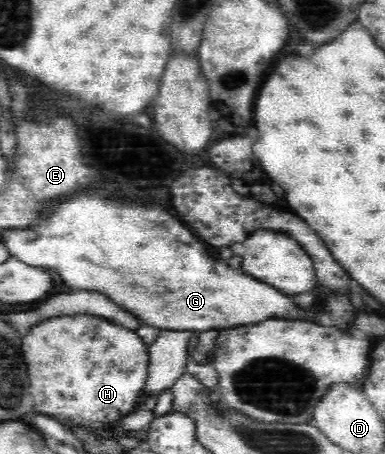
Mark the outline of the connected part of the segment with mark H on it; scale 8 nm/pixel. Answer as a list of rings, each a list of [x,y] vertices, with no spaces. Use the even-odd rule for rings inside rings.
[[[88,314],[52,318],[42,322],[40,326],[34,326],[32,330],[29,329],[24,335],[22,352],[27,372],[30,370],[30,392],[36,404],[36,412],[56,416],[58,420],[60,416],[62,420],[72,416],[100,418],[100,424],[113,425],[130,415],[142,399],[147,386],[149,346],[143,337],[138,336],[137,331]]]

